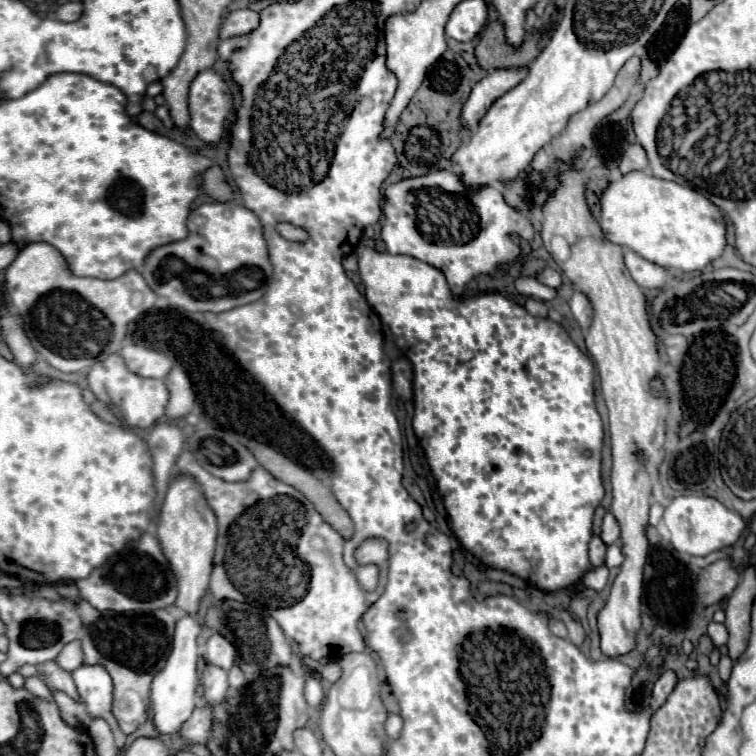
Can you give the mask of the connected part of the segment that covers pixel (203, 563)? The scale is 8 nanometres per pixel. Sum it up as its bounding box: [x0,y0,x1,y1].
[157,475,217,615]

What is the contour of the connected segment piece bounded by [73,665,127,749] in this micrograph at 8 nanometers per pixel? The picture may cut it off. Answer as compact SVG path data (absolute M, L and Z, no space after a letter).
M81 665L73 671L73 681L81 703L87 707L91 719L103 719L109 723L115 745L121 749L127 735L119 729L117 719L113 717L113 681L103 665Z

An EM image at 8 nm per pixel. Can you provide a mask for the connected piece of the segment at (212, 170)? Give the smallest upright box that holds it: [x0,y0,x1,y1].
[203,165,233,201]

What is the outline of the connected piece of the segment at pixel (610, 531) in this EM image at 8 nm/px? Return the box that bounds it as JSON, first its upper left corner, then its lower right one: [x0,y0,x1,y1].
[601,513,621,545]

